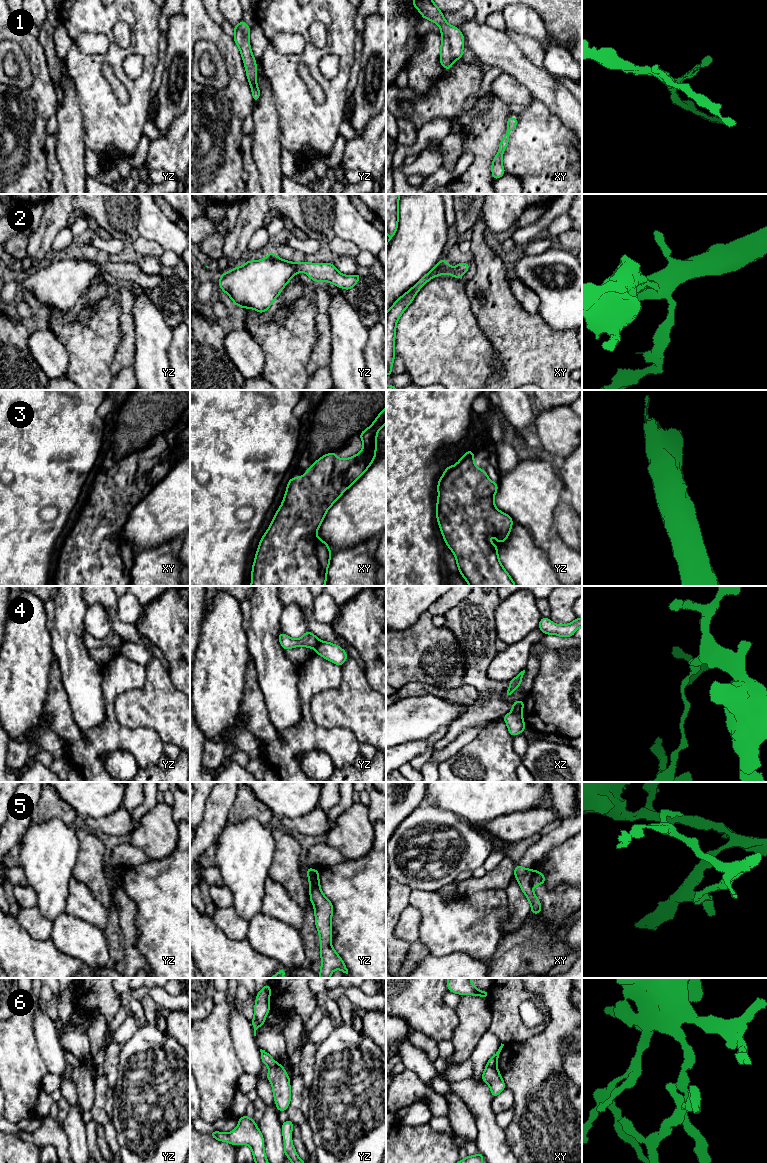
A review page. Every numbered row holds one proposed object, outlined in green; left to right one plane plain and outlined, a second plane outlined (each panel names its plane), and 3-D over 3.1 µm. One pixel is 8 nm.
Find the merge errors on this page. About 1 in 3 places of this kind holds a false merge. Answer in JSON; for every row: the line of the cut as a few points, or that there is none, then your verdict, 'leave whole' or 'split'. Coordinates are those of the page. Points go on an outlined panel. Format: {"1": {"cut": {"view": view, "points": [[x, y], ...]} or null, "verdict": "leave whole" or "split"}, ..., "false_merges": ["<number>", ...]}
{"1": {"cut": null, "verdict": "leave whole"}, "2": {"cut": null, "verdict": "leave whole"}, "3": {"cut": null, "verdict": "leave whole"}, "4": {"cut": {"view": "xz", "points": [[512, 711], [521, 716]]}, "verdict": "split"}, "5": {"cut": {"view": "yz", "points": [[314, 870], [314, 883], [310, 886]]}, "verdict": "split"}, "6": {"cut": {"view": "xy", "points": [[487, 1064], [495, 1067]]}, "verdict": "split"}, "false_merges": ["4", "5", "6"]}

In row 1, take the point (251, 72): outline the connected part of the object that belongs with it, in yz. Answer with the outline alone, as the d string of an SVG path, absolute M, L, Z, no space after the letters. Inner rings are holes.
M242 20L239 24L233 26L233 28L235 31L233 40L237 44L242 55L242 59L246 69L246 76L248 78L248 82L252 90L254 102L256 103L260 98L260 90L256 81L257 77L256 60L250 48L249 39L250 27L244 22L244 20Z

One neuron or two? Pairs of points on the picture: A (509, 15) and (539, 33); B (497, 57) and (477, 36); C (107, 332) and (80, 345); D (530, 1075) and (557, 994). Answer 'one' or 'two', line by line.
A: one
B: one
C: one
D: one

